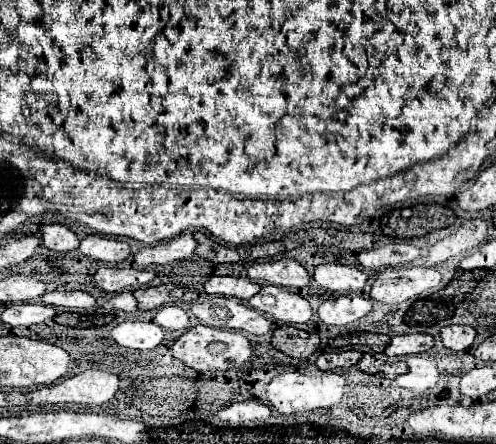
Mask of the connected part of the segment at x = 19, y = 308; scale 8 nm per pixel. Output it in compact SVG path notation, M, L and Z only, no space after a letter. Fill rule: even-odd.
M11 304L1 314L1 320L11 326L31 326L53 318L55 314L55 308L47 304Z

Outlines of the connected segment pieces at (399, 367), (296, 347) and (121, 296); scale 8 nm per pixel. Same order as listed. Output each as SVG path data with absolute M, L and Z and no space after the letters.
M363 354L363 358L357 362L357 366L367 372L367 374L373 374L373 376L379 376L379 378L397 378L399 374L405 374L409 368L405 362L383 362L383 360L377 360L373 358L371 354Z
M279 326L273 332L271 344L287 356L307 358L319 350L321 340L315 332L303 332L303 330L297 330L293 326Z
M119 292L111 298L111 306L123 312L135 312L137 310L137 300L131 292Z

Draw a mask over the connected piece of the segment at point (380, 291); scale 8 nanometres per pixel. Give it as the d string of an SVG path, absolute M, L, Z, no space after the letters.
M449 260L435 267L403 264L387 266L385 267L385 272L381 272L381 274L375 278L375 282L369 281L370 284L372 284L369 295L359 294L359 296L371 300L371 310L373 310L373 302L379 302L379 304L401 304L401 302L407 302L407 300L411 300L411 298L429 296L433 290L439 290L443 284L447 284L447 282L453 278L453 274L455 274L458 268L458 264Z

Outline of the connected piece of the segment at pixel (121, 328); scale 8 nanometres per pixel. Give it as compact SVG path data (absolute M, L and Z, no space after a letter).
M133 321L116 325L111 337L111 342L123 346L123 350L152 350L162 343L164 334L153 322Z

